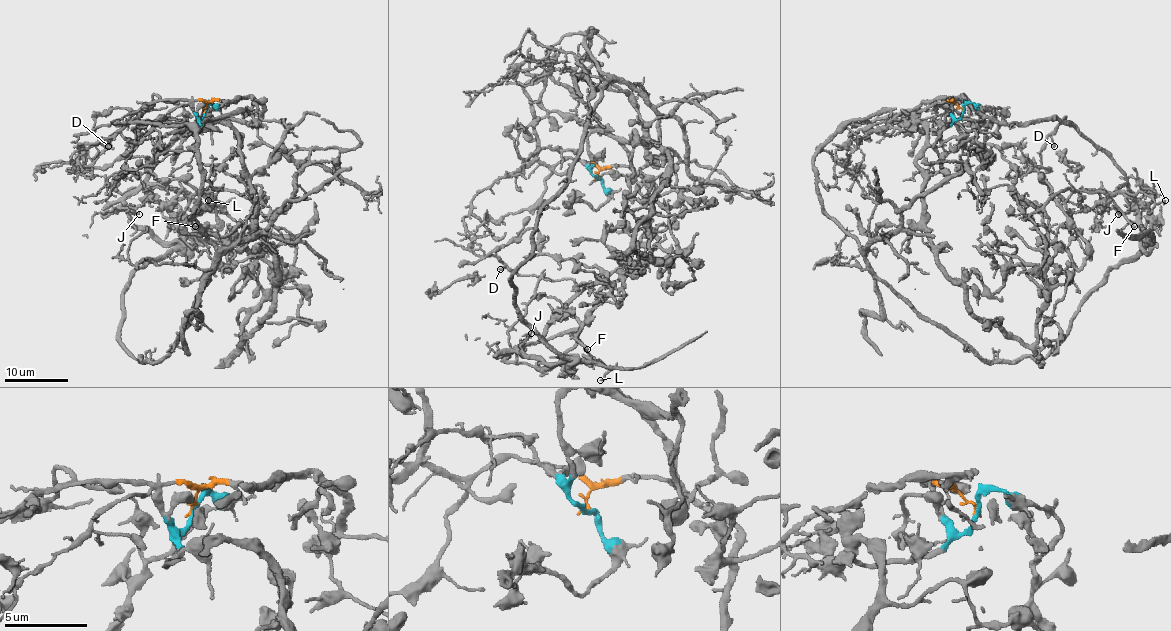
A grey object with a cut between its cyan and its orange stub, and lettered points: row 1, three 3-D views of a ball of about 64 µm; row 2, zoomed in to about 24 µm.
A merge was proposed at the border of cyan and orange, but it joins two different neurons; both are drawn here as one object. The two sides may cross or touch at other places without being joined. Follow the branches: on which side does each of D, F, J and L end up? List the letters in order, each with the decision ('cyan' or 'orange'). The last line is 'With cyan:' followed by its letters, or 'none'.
D: orange
F: orange
J: orange
L: orange
With cyan: none

